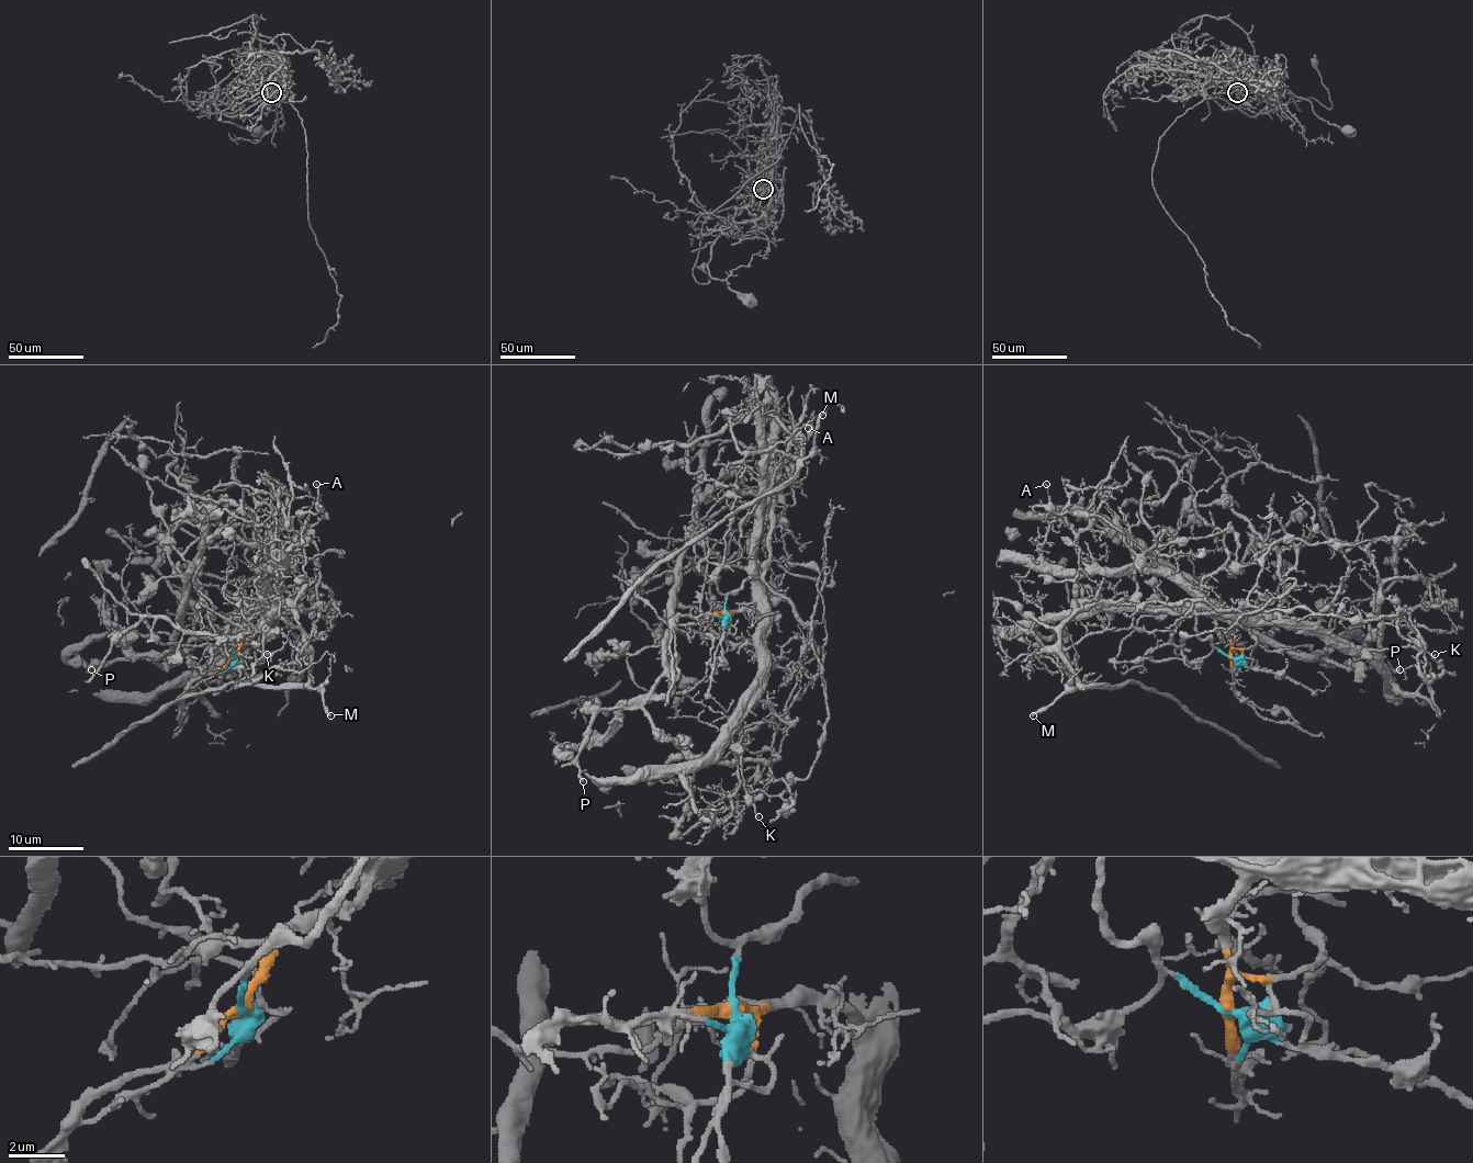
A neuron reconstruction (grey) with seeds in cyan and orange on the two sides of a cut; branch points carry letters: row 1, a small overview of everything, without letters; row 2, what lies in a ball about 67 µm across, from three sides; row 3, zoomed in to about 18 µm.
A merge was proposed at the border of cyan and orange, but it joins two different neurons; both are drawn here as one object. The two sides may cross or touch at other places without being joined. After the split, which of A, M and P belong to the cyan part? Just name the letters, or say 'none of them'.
A, M

